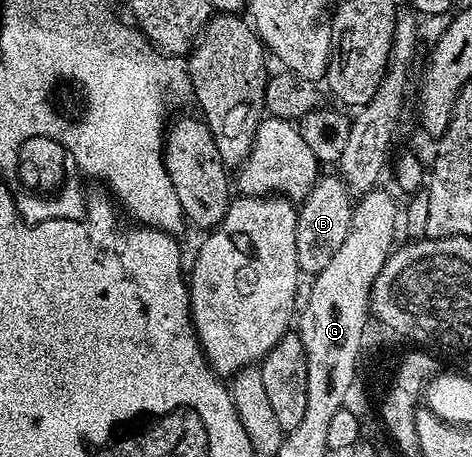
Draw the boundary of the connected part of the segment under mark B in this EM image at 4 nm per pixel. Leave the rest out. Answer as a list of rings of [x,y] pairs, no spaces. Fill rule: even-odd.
[[[323,175],[315,182],[305,200],[301,201],[296,222],[296,258],[303,273],[317,274],[328,266],[336,250],[340,250],[340,245],[344,243],[348,226],[352,226],[354,206],[355,201],[346,189],[346,183],[337,175]]]

